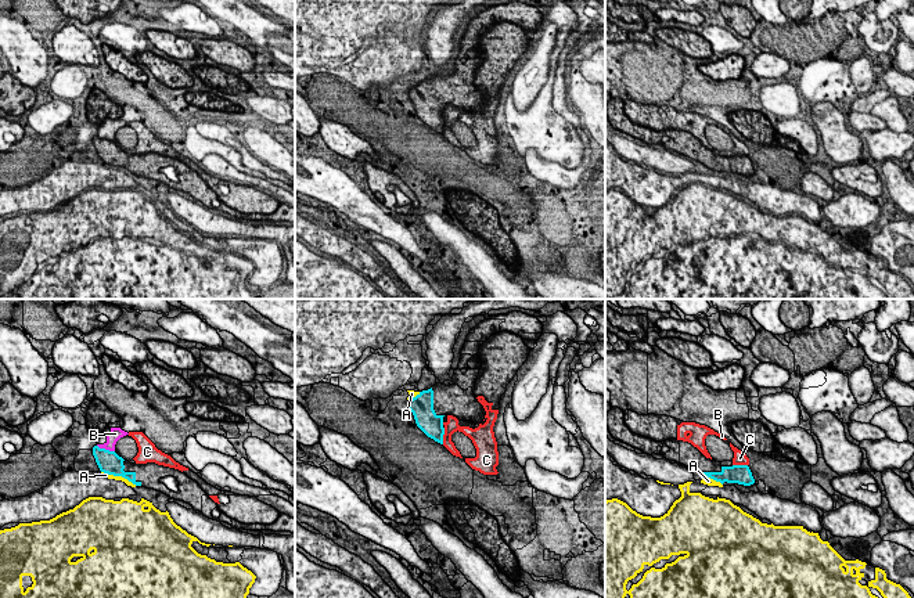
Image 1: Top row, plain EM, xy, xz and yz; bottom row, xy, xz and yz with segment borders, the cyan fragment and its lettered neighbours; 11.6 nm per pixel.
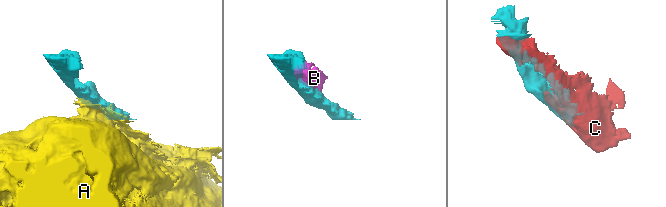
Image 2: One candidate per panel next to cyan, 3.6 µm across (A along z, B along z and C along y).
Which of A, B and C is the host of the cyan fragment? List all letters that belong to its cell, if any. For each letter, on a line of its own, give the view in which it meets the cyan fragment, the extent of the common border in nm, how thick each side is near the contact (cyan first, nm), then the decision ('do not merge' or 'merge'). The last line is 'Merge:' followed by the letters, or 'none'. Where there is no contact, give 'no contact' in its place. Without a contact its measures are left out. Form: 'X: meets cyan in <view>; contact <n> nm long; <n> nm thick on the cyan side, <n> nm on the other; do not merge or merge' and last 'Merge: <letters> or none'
A: meets cyan in xy; contact 440 nm long; 260 nm thick on the cyan side, 60 nm on the other; do not merge
B: meets cyan in xy; contact 220 nm long; 260 nm thick on the cyan side, 140 nm on the other; do not merge
C: meets cyan in xz; contact 190 nm long; 260 nm thick on the cyan side, 160 nm on the other; do not merge
Merge: none

